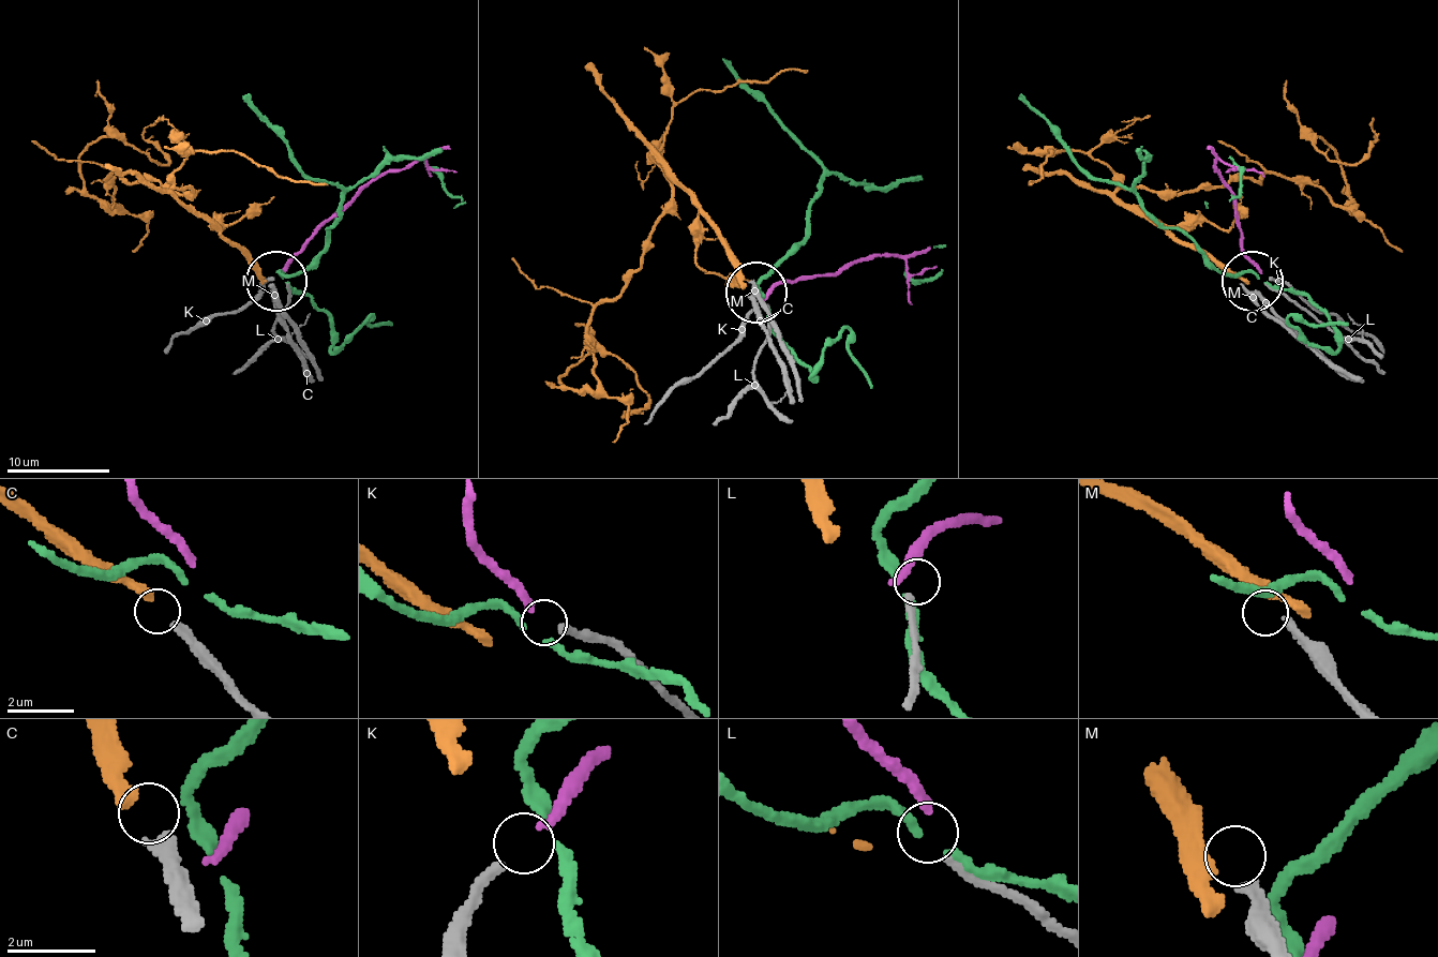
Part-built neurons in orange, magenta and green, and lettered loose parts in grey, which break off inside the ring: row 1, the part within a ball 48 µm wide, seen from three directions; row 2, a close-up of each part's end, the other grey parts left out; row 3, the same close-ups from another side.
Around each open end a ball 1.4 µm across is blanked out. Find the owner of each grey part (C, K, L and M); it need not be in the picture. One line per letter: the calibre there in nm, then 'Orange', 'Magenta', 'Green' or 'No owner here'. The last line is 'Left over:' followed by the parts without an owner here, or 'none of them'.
C: Thickness 320 nm. Orange
K: Thickness 240 nm. Magenta
L: Thickness 170 nm. No owner here
M: Thickness 240 nm. No owner here
Left over: L, M

